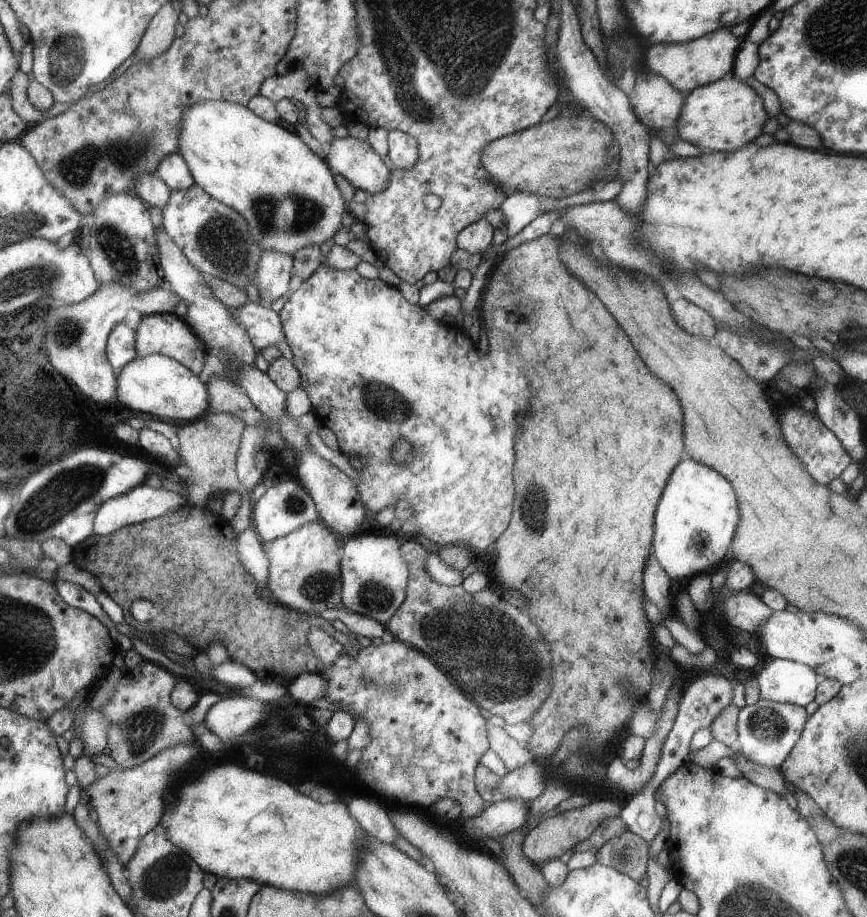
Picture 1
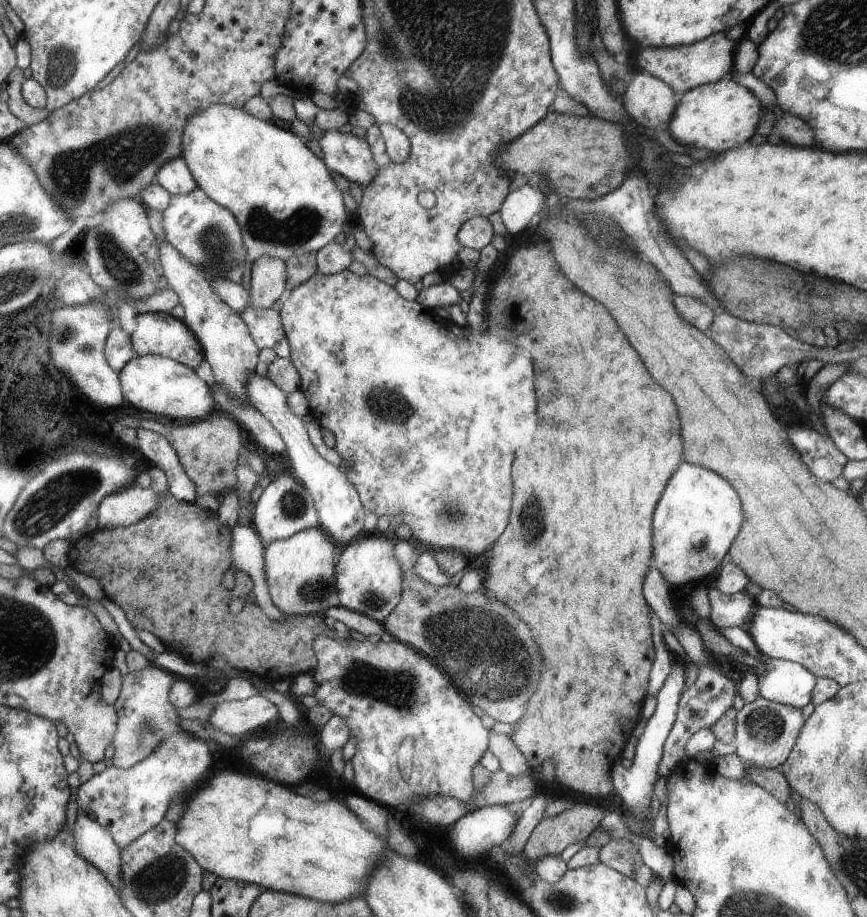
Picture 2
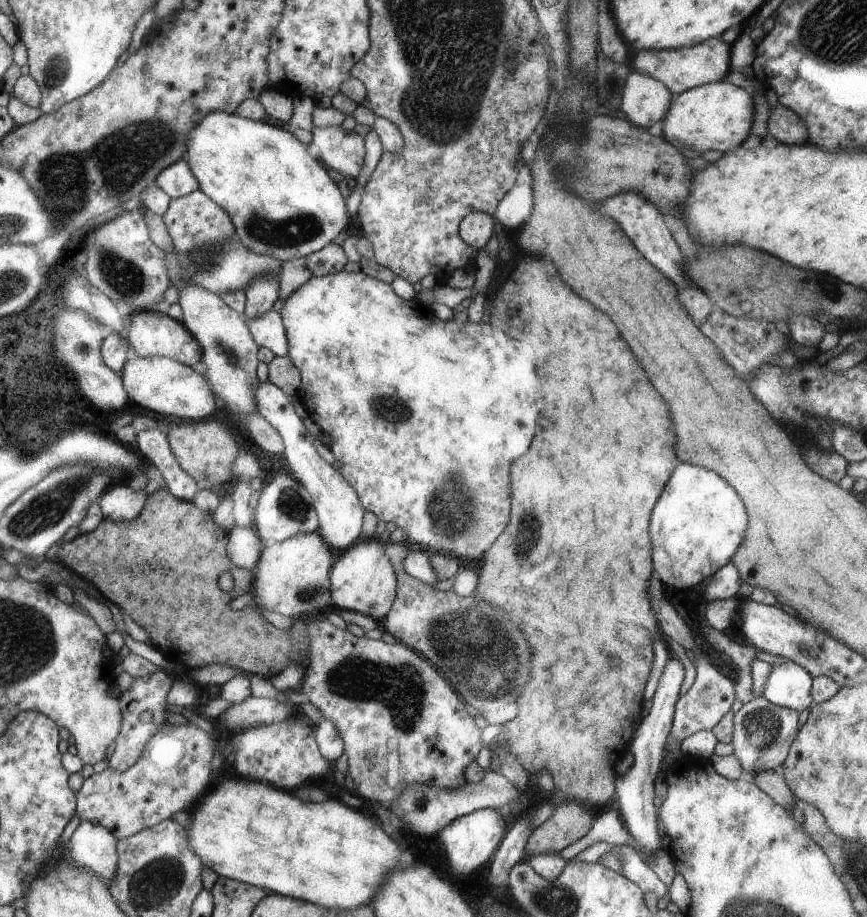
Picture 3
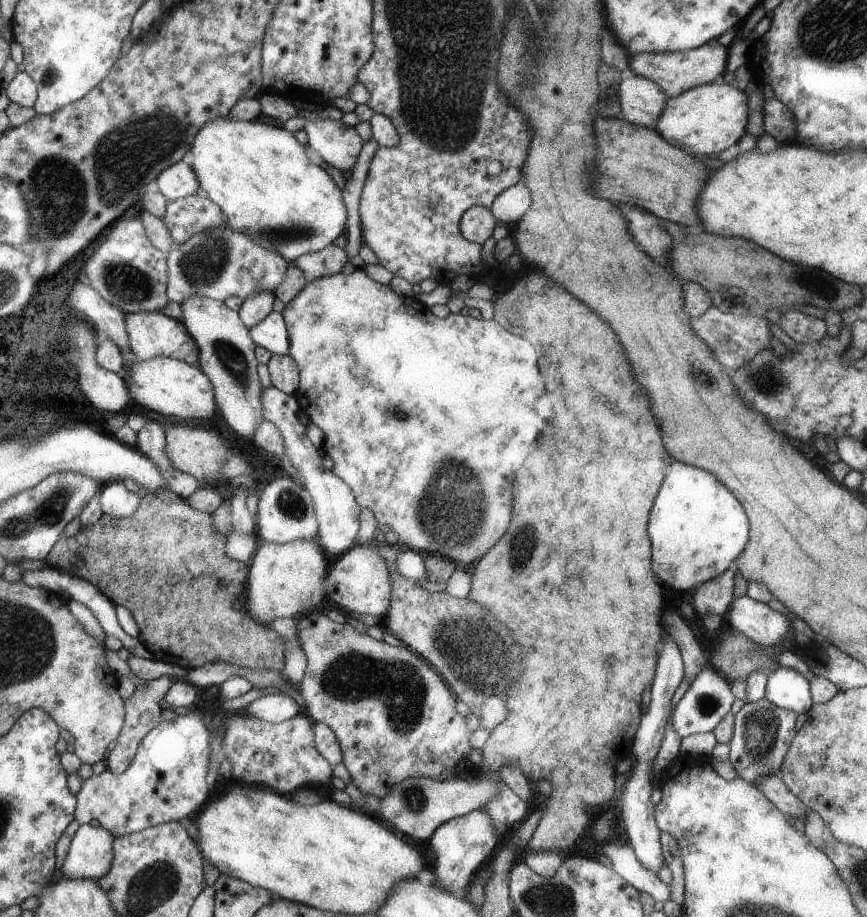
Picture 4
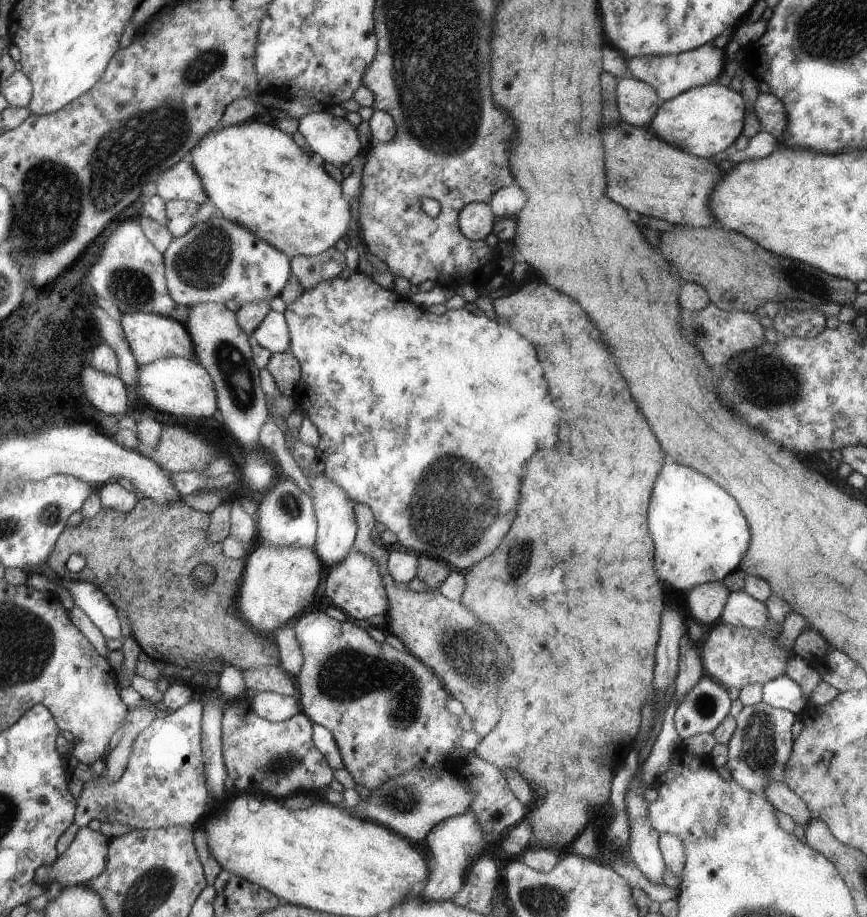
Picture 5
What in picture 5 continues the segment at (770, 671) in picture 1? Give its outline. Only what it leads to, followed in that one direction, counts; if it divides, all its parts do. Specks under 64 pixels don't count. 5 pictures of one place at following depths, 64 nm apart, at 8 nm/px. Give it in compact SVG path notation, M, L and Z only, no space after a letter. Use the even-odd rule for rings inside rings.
M784 672L784 675L764 683L761 702L777 709L789 710L798 716L811 701L803 685Z

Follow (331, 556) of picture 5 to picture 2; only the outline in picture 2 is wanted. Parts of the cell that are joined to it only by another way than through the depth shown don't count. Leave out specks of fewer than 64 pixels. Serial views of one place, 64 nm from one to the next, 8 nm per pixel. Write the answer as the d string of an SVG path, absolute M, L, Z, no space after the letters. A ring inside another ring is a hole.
M254 372L246 384L246 396L252 406L261 412L281 434L288 452L288 460L292 464L290 472L315 499L319 528L323 529L323 532L327 533L336 544L342 546L364 535L364 520L368 512L361 502L358 491L352 486L344 470L326 461L316 451L308 437L307 425L302 420L302 416L294 414L288 406L287 393L278 388L267 376L260 376Z

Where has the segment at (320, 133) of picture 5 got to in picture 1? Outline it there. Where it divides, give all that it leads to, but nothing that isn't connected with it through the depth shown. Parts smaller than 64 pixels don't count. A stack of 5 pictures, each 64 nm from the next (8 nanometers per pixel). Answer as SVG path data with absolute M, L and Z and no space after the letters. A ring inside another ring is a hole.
M352 137L334 138L325 157L332 171L344 176L354 188L380 194L392 182L392 167L367 141Z

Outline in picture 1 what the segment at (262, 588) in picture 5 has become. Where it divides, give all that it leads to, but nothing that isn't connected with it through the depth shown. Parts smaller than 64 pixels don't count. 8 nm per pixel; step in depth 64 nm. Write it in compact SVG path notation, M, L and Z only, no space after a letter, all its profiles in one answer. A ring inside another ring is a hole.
M320 519L304 524L294 532L272 541L268 550L268 588L271 598L278 604L319 616L328 610L345 609L342 604L342 578L340 578L340 558L338 558L338 534Z

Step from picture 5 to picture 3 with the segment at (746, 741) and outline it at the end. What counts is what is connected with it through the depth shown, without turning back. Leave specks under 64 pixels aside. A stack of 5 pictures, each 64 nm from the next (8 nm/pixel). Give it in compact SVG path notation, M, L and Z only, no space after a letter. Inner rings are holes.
M754 697L743 704L734 713L732 746L734 756L740 760L745 777L752 777L758 772L775 770L786 758L790 747L800 729L799 712L790 708L778 706L764 697Z

